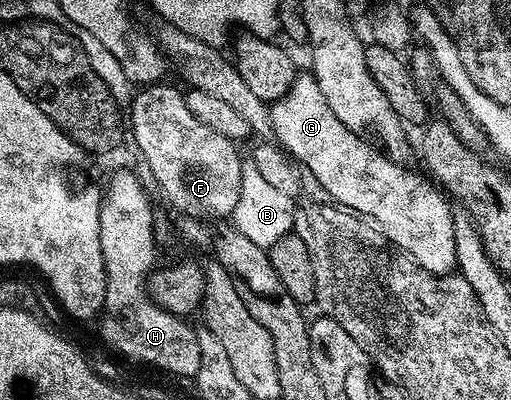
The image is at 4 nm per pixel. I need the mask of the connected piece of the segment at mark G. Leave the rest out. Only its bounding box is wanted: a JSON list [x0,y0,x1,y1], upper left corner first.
[269,74,457,275]

